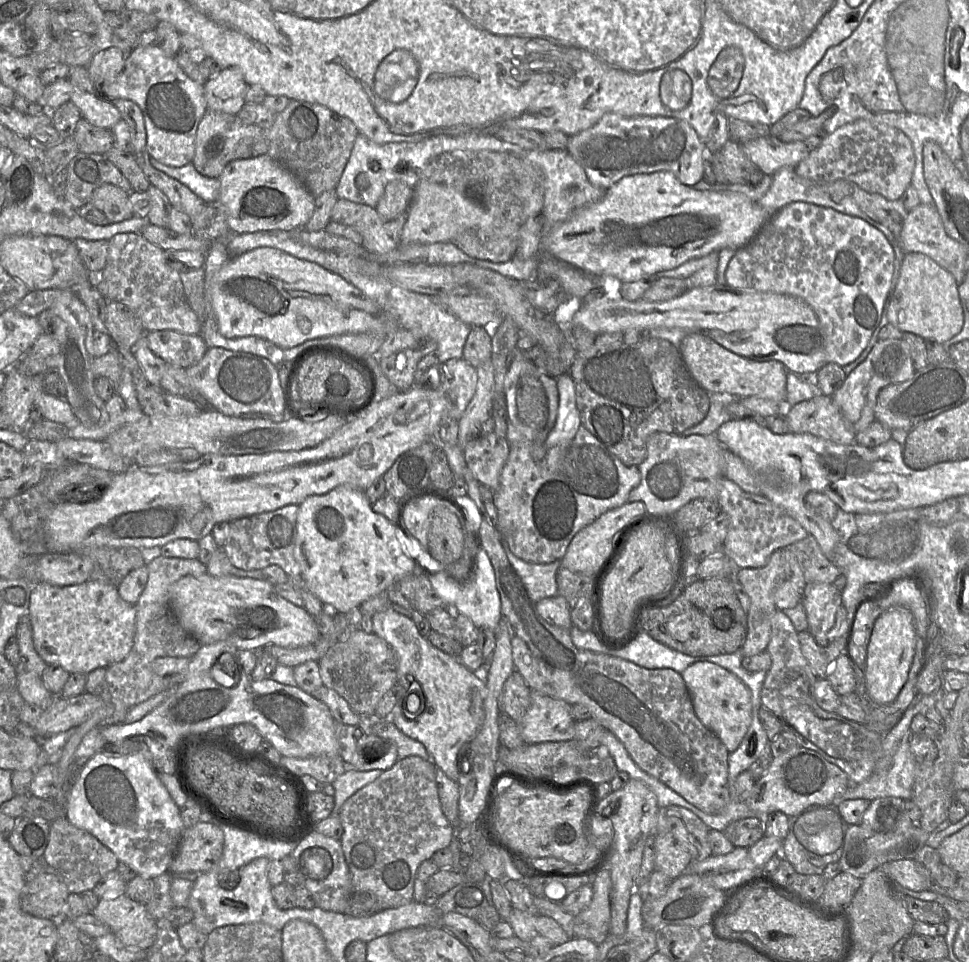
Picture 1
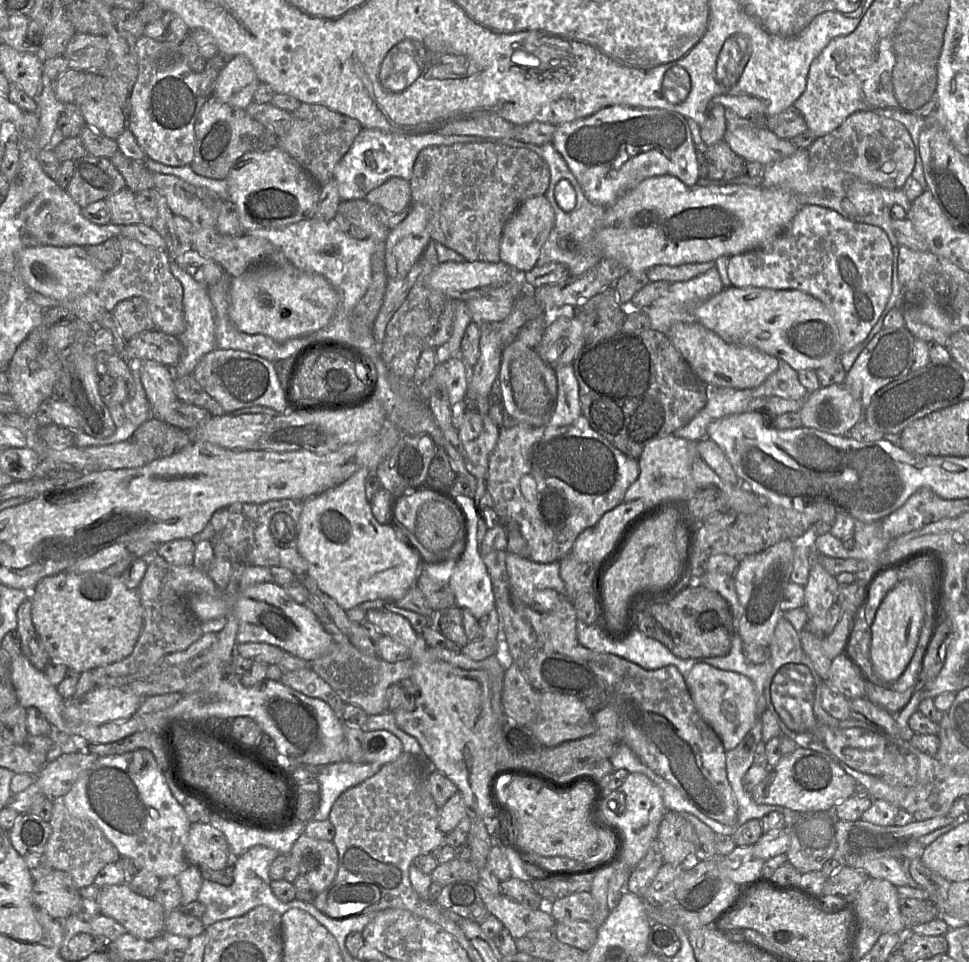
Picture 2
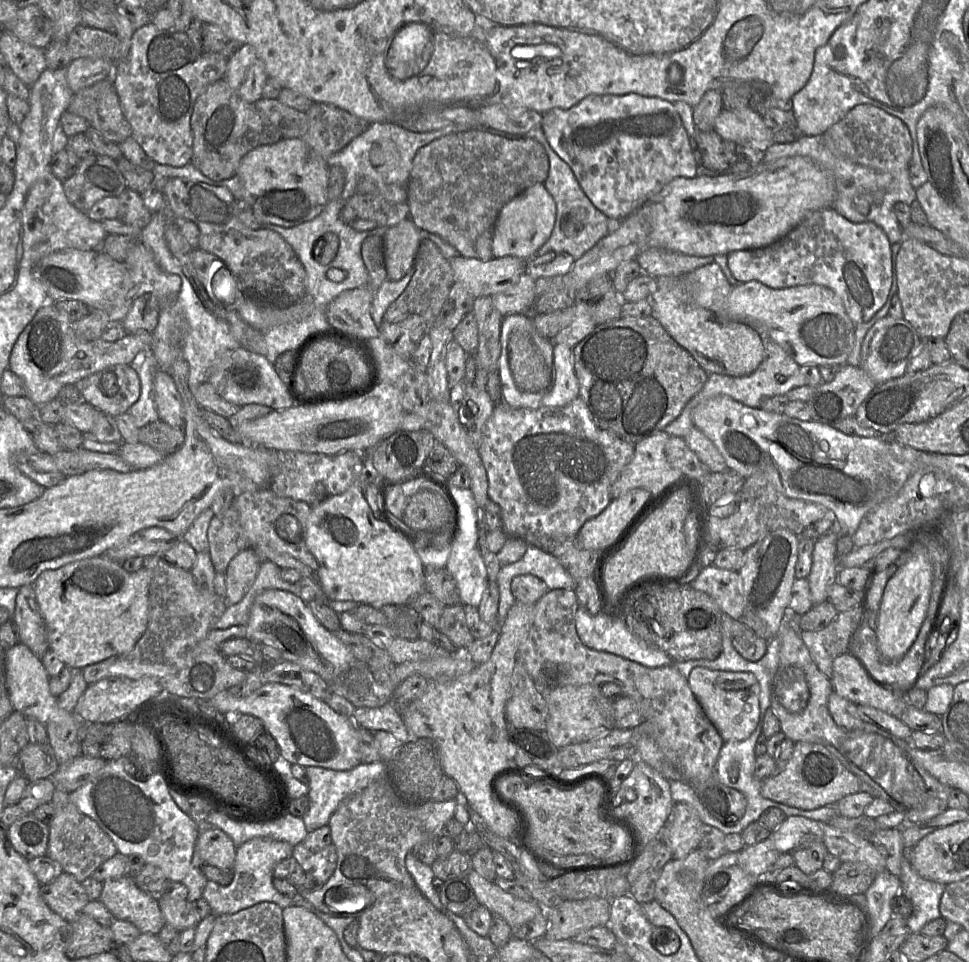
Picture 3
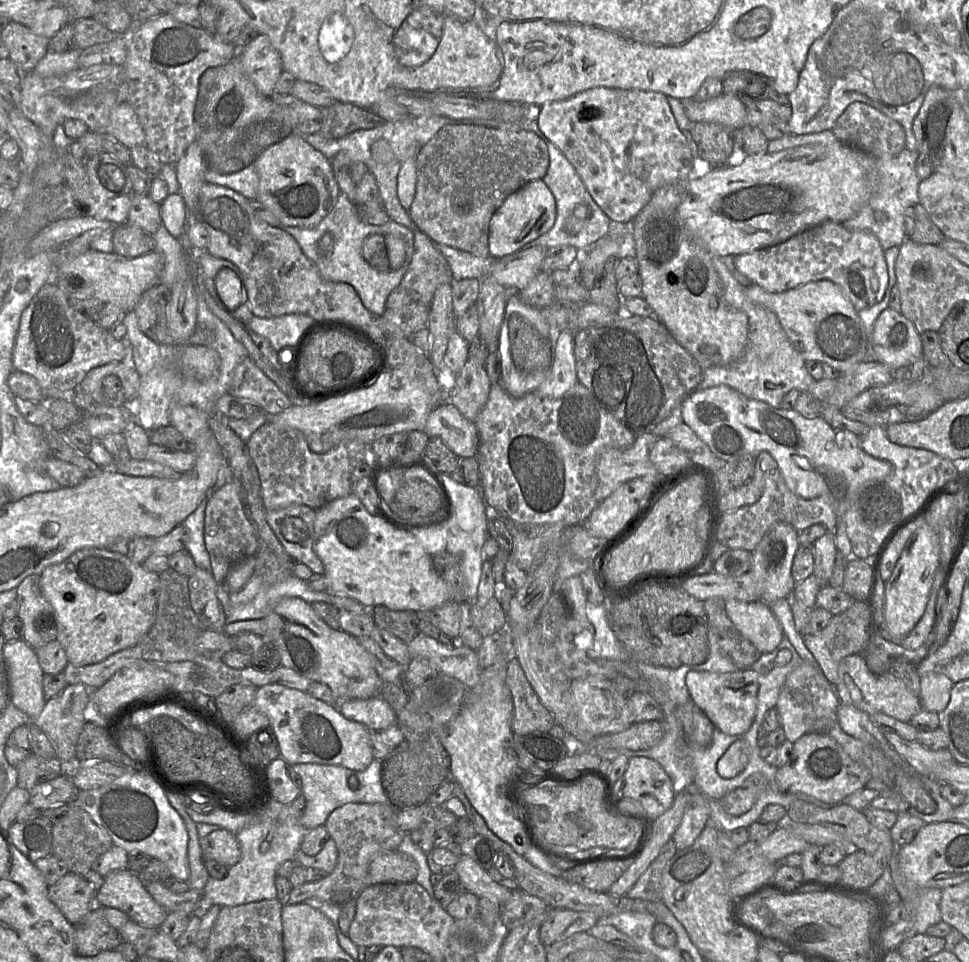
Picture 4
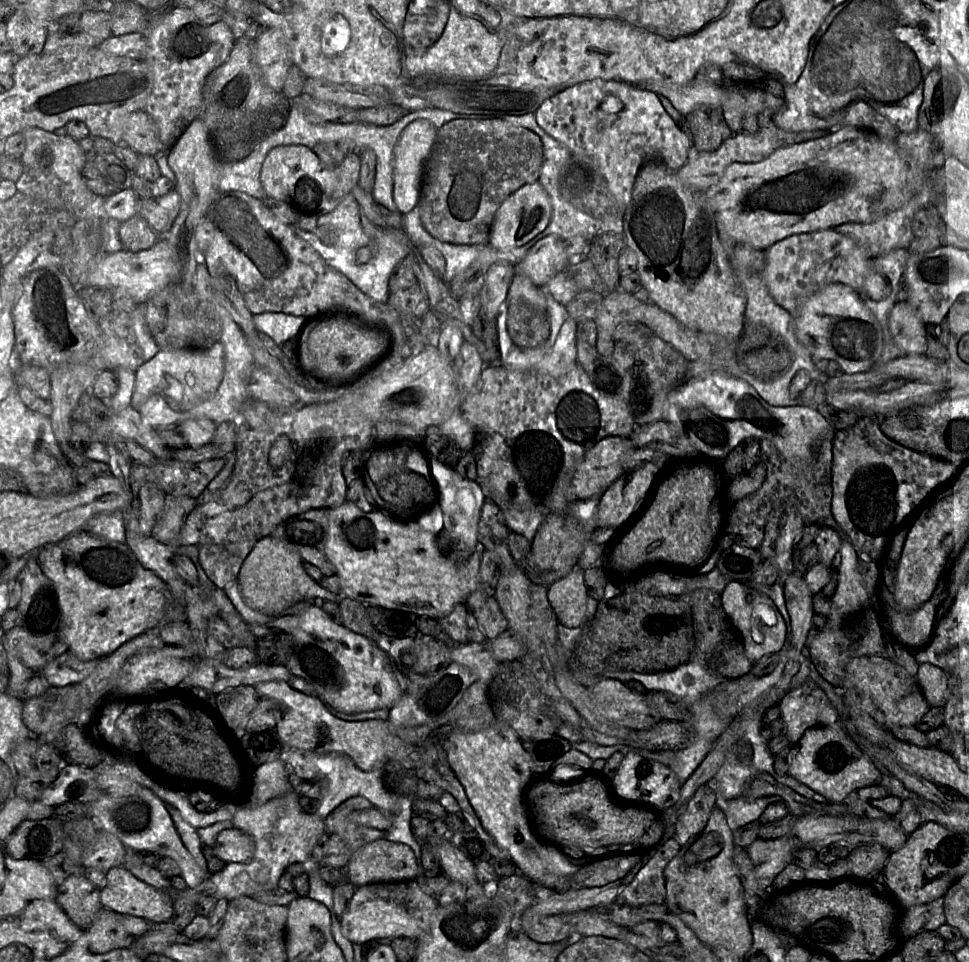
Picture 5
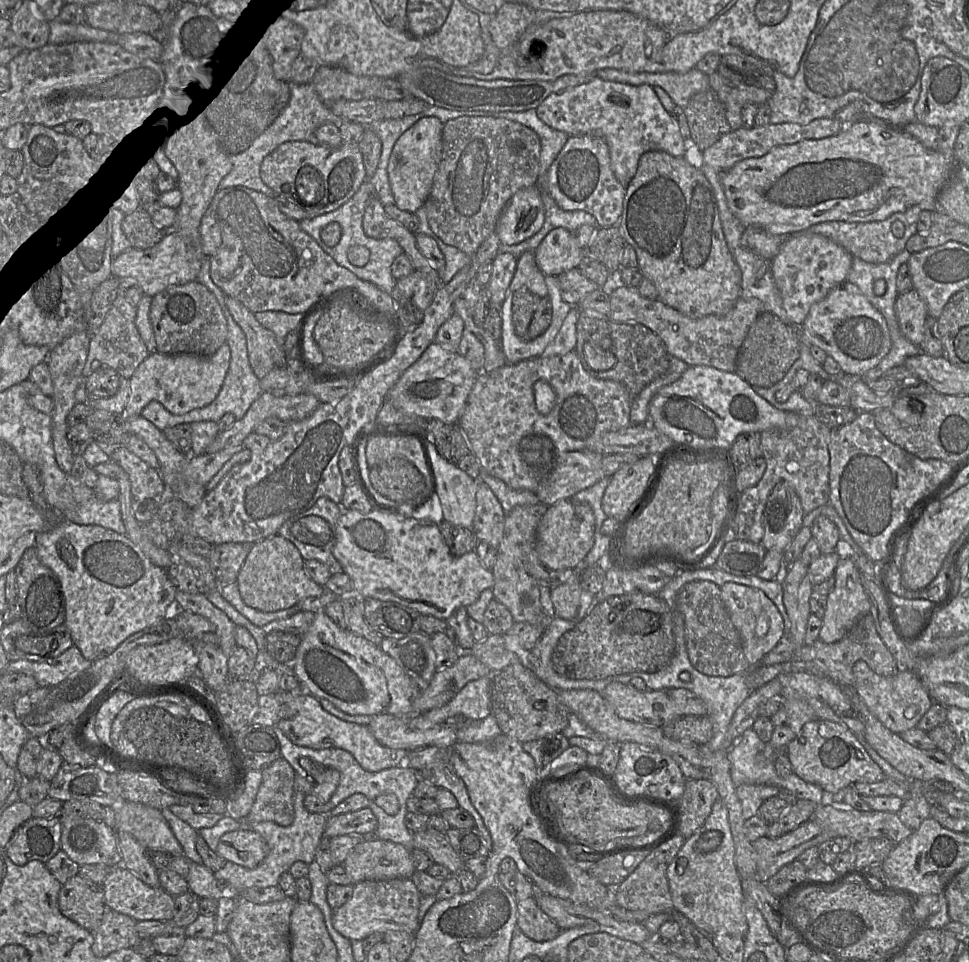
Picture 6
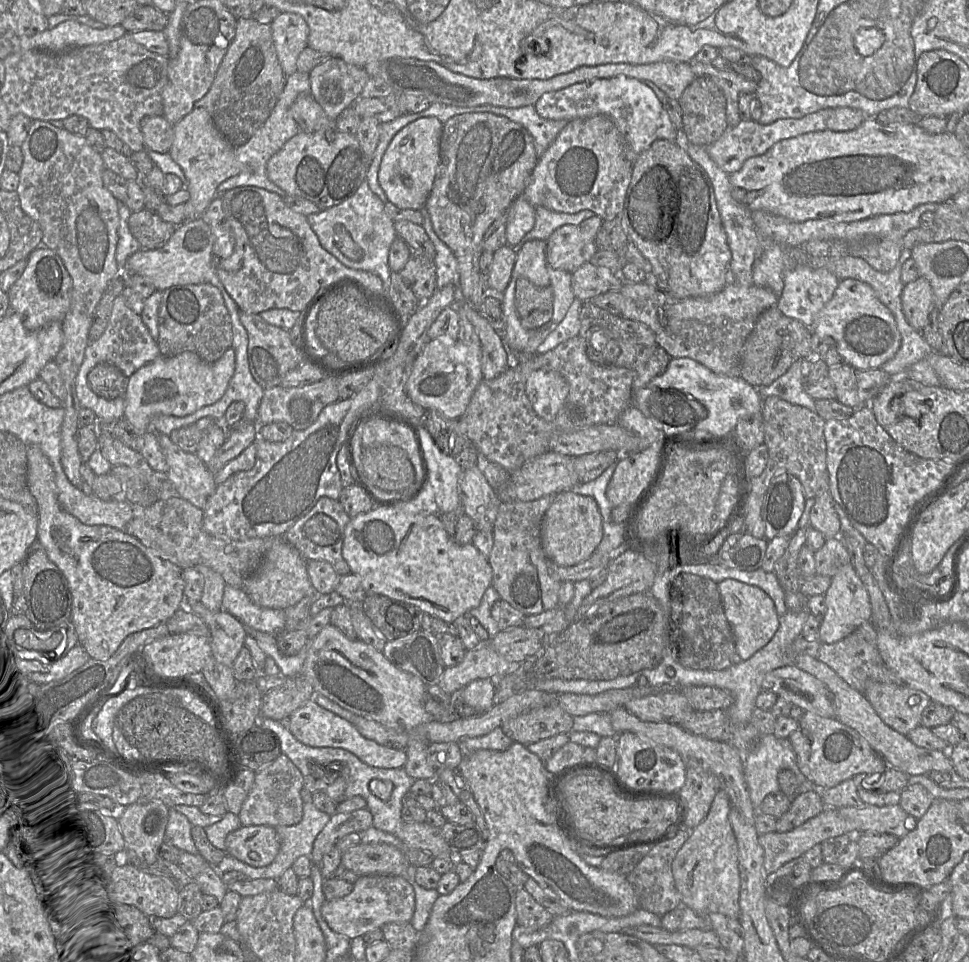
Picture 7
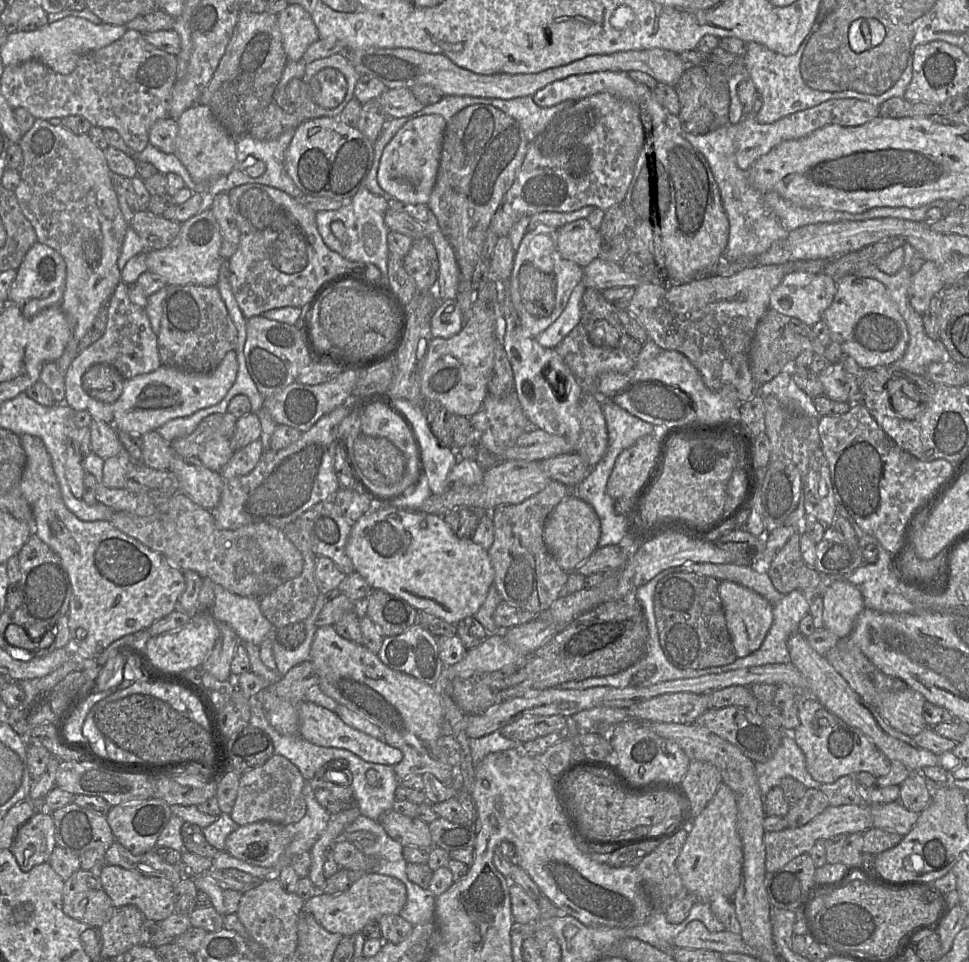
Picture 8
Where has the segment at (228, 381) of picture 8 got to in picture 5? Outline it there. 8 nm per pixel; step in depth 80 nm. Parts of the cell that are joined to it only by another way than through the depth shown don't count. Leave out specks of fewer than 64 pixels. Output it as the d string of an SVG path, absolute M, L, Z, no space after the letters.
M220 341L206 350L163 349L135 371L130 407L139 407L153 394L161 394L174 410L186 411L211 398L224 376L224 348Z

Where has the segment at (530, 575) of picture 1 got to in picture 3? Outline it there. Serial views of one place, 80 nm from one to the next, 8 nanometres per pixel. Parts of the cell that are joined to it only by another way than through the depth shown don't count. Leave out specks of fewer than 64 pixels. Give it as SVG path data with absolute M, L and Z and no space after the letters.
M527 545L523 556L516 562L502 566L497 577L499 589L499 625L505 620L508 611L516 602L511 590L514 577L524 574L533 575L552 589L575 589L576 582L559 560L551 553L535 546Z

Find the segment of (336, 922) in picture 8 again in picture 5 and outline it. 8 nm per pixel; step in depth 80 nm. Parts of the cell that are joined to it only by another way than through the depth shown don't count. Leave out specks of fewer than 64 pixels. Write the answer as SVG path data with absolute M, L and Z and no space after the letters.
M415 879L366 884L356 888L347 911L339 920L340 930L346 939L359 944L371 939L390 941L402 936L419 939L429 931L438 905L420 889Z

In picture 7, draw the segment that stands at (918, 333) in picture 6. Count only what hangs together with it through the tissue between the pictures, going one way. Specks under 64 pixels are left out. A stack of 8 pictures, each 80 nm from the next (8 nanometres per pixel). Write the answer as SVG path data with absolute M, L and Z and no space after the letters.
M919 276L906 284L901 294L901 302L908 323L922 332L934 308L934 296L929 281Z

